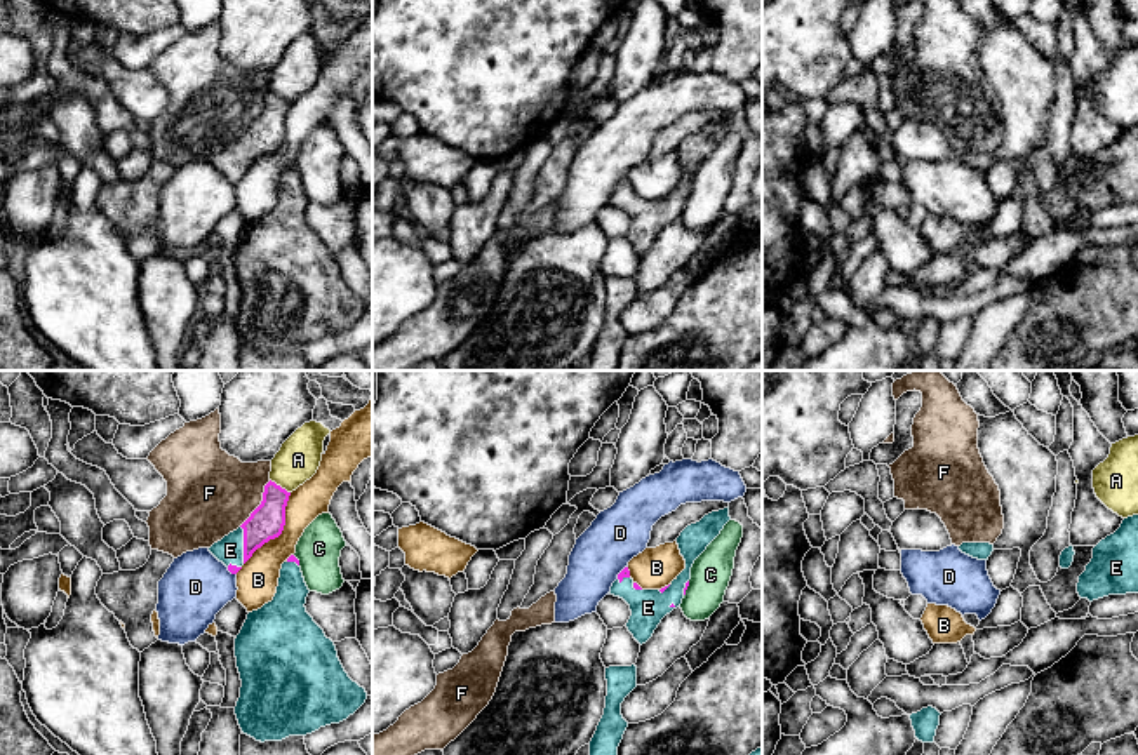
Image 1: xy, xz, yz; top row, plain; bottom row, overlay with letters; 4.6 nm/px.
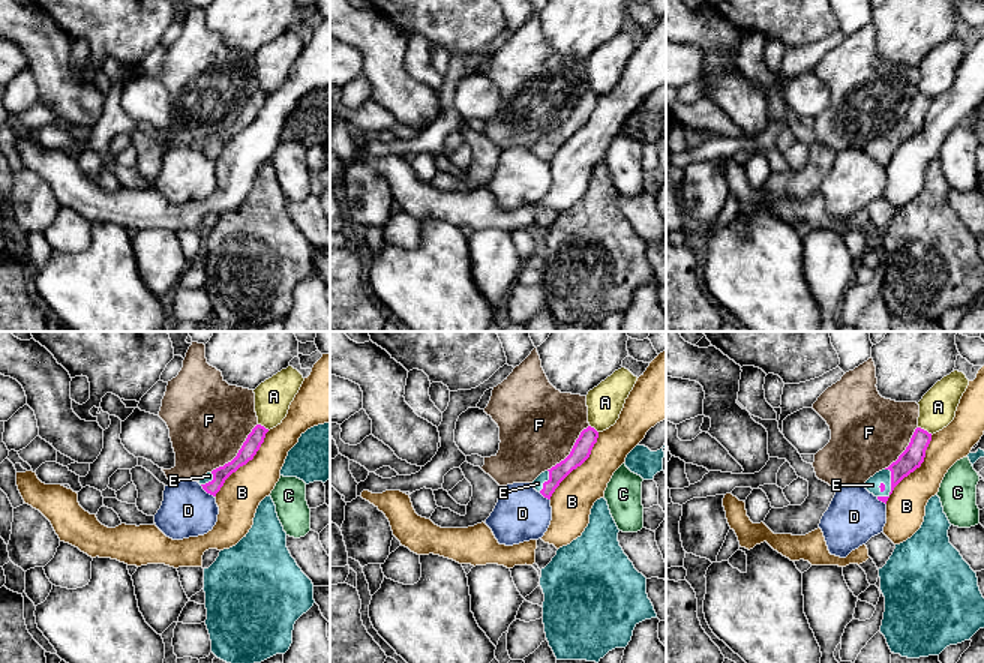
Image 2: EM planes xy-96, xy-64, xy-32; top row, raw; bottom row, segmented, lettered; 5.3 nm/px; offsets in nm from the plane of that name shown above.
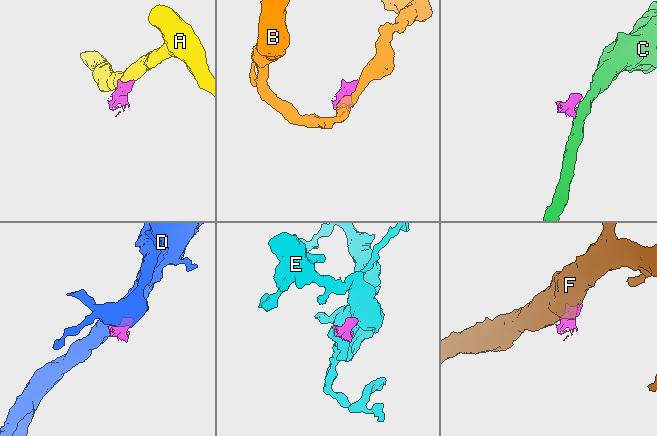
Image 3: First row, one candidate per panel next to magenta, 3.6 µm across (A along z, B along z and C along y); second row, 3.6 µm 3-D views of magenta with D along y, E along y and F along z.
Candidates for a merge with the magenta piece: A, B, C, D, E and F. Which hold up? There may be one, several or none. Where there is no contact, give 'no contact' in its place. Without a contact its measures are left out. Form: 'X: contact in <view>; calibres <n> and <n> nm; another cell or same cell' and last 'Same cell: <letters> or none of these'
A: contact in xy; calibres 160 and 200 nm; another cell
B: contact in xy; calibres 160 and 190 nm; another cell
C: contact in xz; calibres 20 and 190 nm; another cell
D: contact in xz; calibres 50 and 260 nm; another cell
E: contact in xy; calibres 160 and 130 nm; same cell
F: contact in xy; calibres 160 and 400 nm; another cell
Same cell: E

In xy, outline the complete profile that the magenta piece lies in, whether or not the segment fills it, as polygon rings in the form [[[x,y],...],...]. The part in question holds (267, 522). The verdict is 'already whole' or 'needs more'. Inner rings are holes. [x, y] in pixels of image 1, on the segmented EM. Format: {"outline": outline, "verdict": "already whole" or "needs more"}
{"outline": [[[270,480],[264,485],[261,504],[237,531],[214,543],[209,551],[231,574],[237,574],[258,548],[282,534],[289,496],[291,492]]], "verdict": "needs more"}

